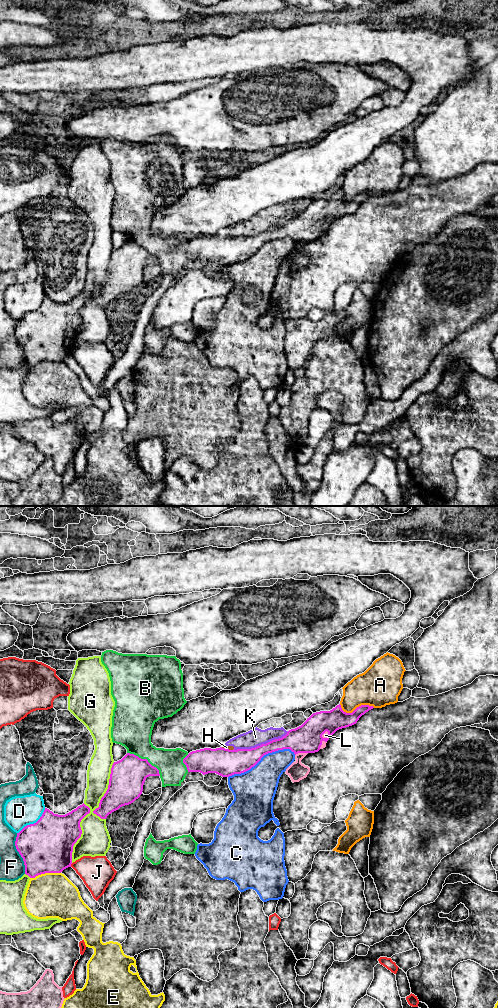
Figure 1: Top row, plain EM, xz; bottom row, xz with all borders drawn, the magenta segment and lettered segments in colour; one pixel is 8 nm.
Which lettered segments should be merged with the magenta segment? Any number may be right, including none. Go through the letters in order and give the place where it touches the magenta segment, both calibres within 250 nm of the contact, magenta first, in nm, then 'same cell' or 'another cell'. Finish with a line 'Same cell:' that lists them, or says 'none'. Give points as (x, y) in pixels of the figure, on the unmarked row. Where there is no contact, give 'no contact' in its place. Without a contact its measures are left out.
A: meets magenta in xz at (356, 196); 170 nm thick on the magenta side, 320 nm on the other; another cell
B: meets magenta in xz at (145, 247); 280 nm thick on the magenta side, 280 nm on the other; another cell
C: meets magenta in xz at (261, 245); 200 nm thick on the magenta side, 300 nm on the other; another cell
D: meets magenta in xz at (34, 311); 420 nm thick on the magenta side, 260 nm on the other; another cell
E: meets magenta in xz at (45, 360); 420 nm thick on the magenta side, 360 nm on the other; another cell
F: meets magenta in xz at (19, 341); 420 nm thick on the magenta side, 200 nm on the other; another cell
G: meets magenta in xz at (106, 279); 280 nm thick on the magenta side, 190 nm on the other; another cell
H: meets magenta in xz at (227, 237); 220 nm thick on the magenta side, 30 nm on the other; another cell
J: meets magenta in xz at (70, 353); 420 nm thick on the magenta side, 260 nm on the other; another cell
K: meets magenta in xz at (262, 232); 190 nm thick on the magenta side, 140 nm on the other; another cell
L: meets magenta in xz at (301, 240); 240 nm thick on the magenta side, 150 nm on the other; another cell
Same cell: none

